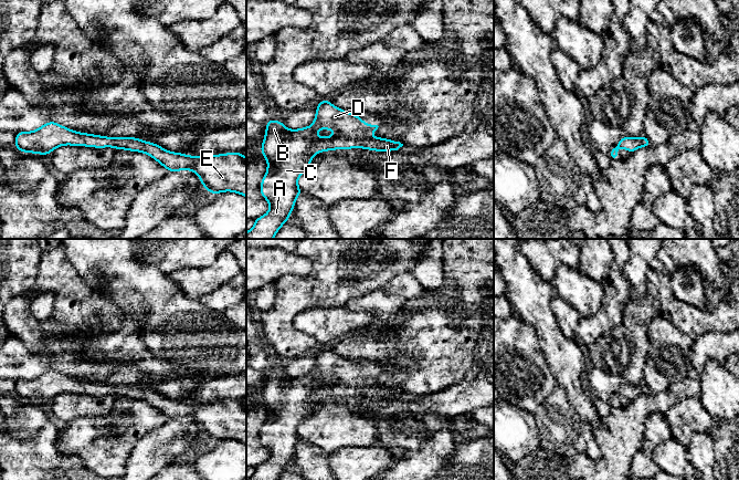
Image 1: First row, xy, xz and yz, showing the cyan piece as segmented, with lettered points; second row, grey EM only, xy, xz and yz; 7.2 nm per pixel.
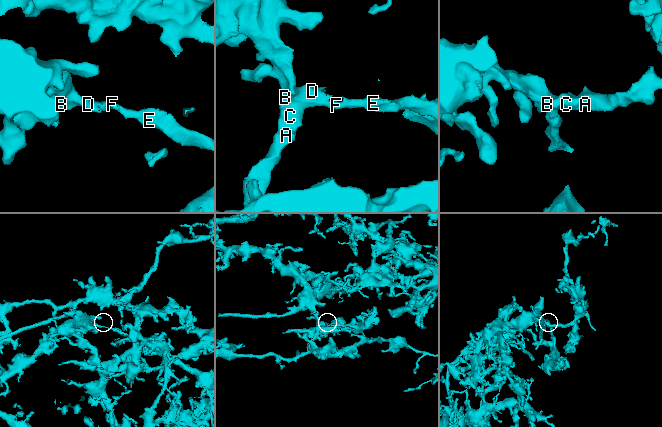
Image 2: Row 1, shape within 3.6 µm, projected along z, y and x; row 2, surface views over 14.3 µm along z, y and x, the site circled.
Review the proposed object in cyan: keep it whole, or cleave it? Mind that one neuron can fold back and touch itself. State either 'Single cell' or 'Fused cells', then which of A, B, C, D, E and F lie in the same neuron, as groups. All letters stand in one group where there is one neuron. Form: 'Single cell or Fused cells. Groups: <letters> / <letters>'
Single cell. Groups: A B C D E F

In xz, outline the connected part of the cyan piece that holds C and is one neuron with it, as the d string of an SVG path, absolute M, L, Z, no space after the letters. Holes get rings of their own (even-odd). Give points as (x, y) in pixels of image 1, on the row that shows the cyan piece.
M328 100L319 101L315 121L309 127L288 129L283 121L270 118L265 125L261 154L267 160L267 170L260 192L271 207L267 213L254 220L246 239L273 239L288 221L296 199L303 192L297 180L309 168L316 154L350 148L392 152L403 146L387 138L370 139L378 125L365 124L361 116L342 111ZM320 128L332 129L337 134L317 138L316 133Z

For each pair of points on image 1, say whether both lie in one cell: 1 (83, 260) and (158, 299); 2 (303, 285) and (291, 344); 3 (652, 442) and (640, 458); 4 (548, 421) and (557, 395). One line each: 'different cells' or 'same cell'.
1: same cell
2: same cell
3: same cell
4: same cell

